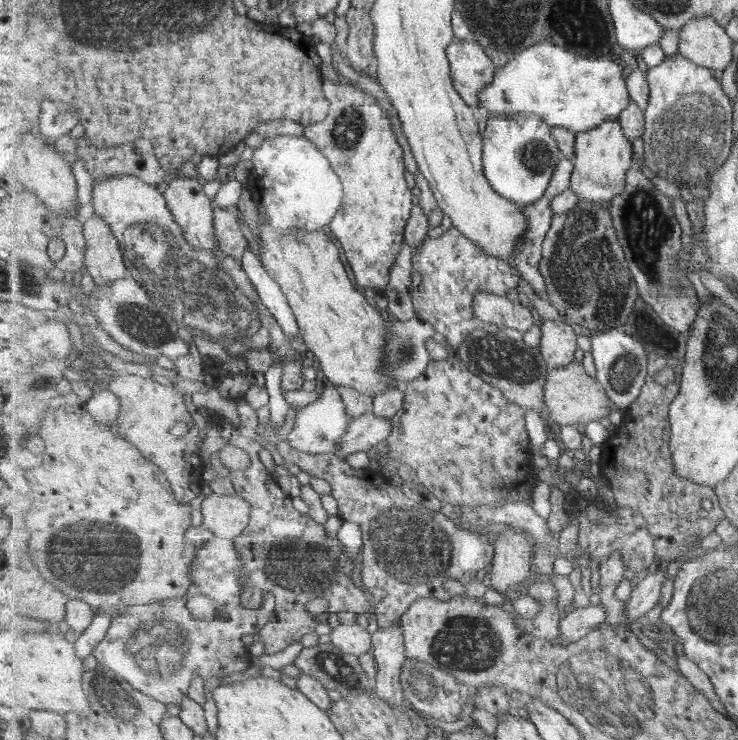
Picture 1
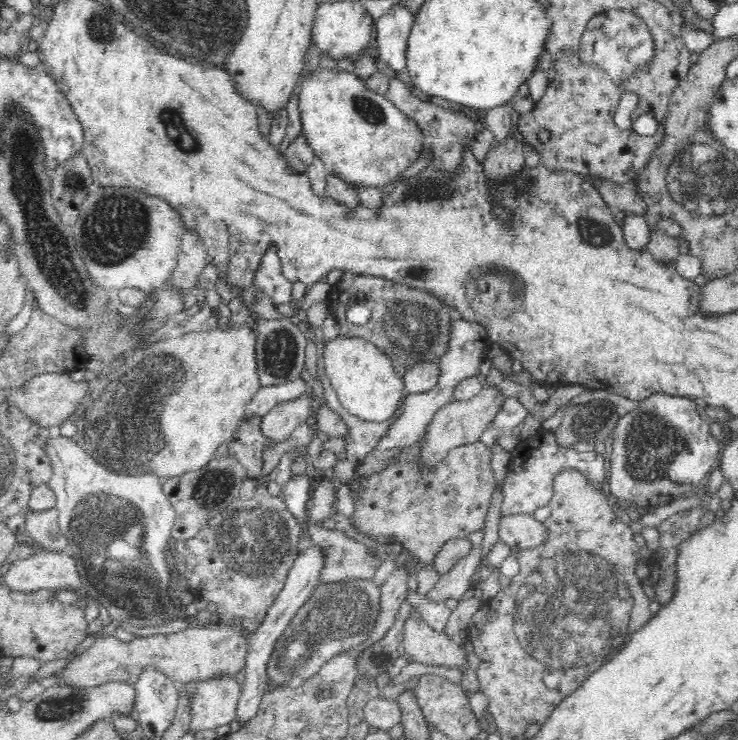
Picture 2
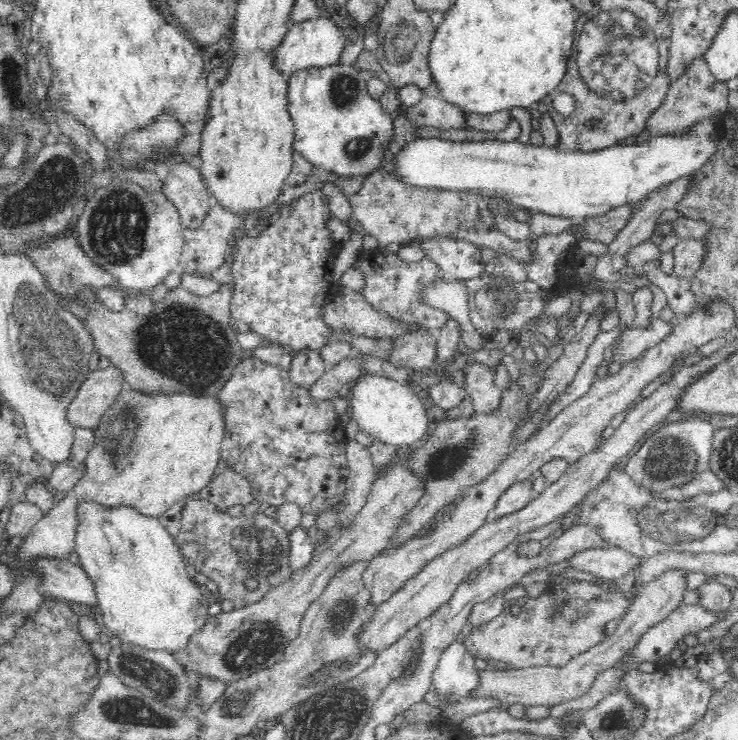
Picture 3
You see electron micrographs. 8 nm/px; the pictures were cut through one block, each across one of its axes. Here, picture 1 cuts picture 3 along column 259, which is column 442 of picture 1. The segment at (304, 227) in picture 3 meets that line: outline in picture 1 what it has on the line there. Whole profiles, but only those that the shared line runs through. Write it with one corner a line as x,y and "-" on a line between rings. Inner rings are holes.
451,226
437,238
427,237
423,240
423,248
415,250
412,254
412,285
409,295
414,306
415,316
425,322
433,324
436,332
446,338
447,344
455,350
465,342
465,339
477,329
494,330
499,333
499,326
486,323
475,314
475,296
479,292
489,292
497,296
506,296
509,290
518,290
521,287
521,274
514,264
507,260
499,260
497,256
489,256
481,246
467,238
457,227

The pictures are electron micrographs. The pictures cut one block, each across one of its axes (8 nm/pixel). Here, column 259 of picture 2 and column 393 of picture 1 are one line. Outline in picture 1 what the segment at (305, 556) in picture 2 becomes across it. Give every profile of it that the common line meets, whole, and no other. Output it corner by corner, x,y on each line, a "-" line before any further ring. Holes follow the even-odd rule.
401,623
391,627
378,628
372,636
372,652
378,664
374,690
383,700
387,700
389,706
409,710
411,703
405,698
401,685
401,674
407,658
403,630

